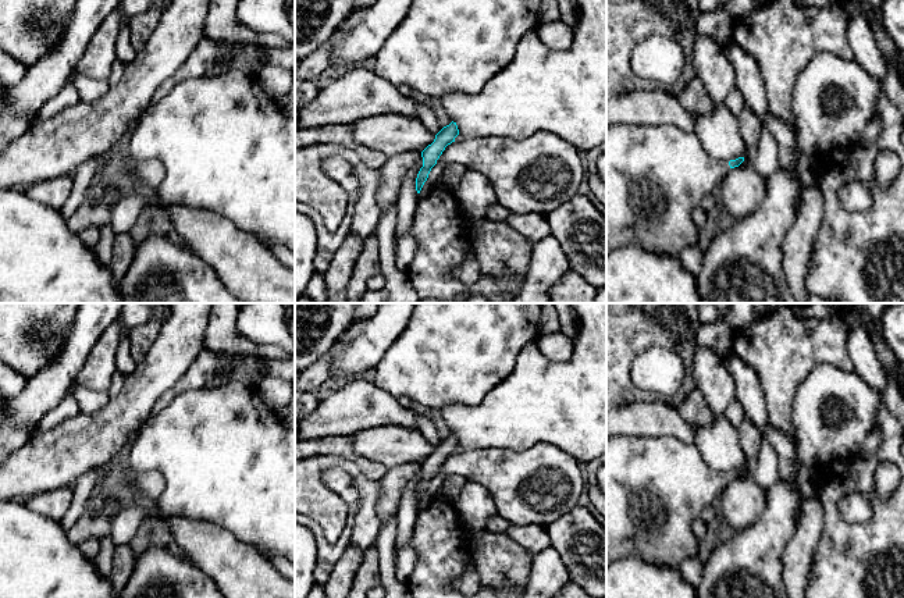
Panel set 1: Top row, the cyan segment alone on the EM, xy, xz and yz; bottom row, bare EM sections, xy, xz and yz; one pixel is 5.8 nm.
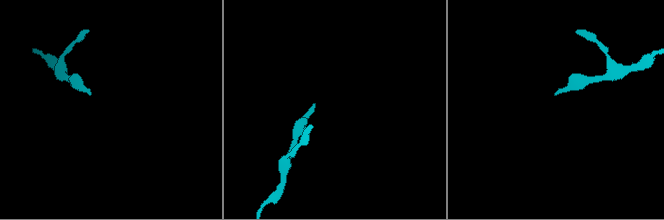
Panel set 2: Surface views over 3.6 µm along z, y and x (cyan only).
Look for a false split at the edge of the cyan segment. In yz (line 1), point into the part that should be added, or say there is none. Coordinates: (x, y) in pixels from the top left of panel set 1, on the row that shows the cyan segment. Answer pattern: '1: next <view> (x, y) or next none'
1: next yz (657, 175)

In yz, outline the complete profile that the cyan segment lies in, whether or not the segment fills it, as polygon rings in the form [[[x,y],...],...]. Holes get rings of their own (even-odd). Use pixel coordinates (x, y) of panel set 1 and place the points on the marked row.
[[[672,124],[606,125],[606,253],[623,245],[638,245],[648,252],[679,257],[686,246],[698,245],[700,229],[691,218],[694,209],[743,161],[744,157],[730,161],[711,157],[694,131]]]

